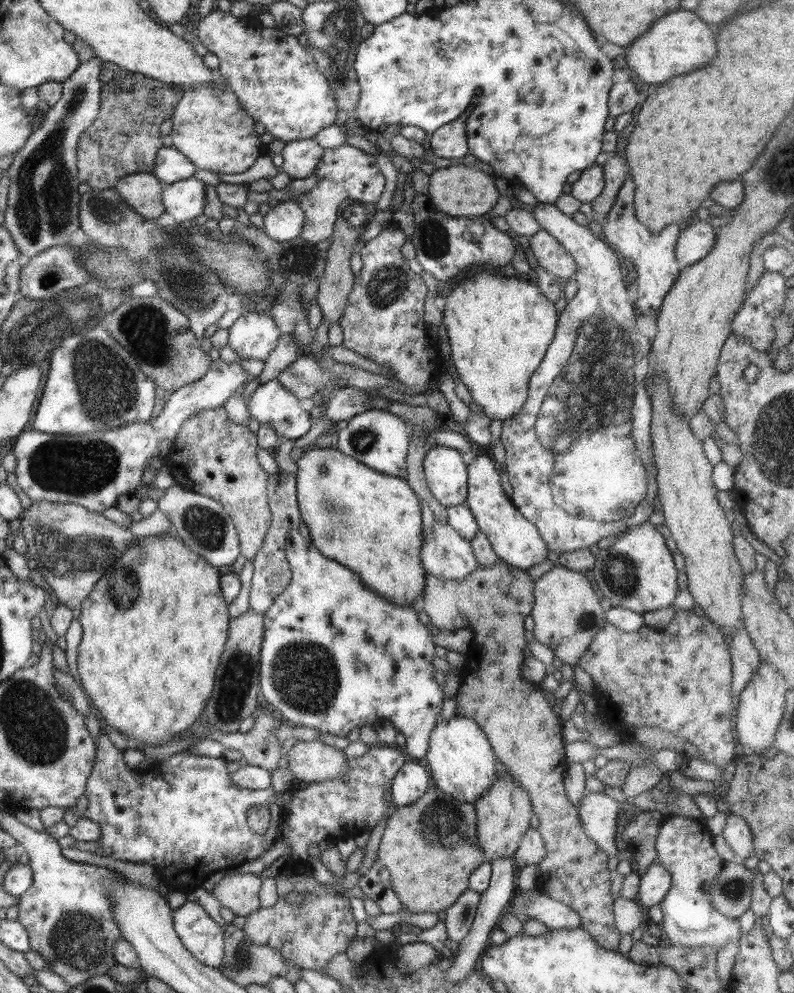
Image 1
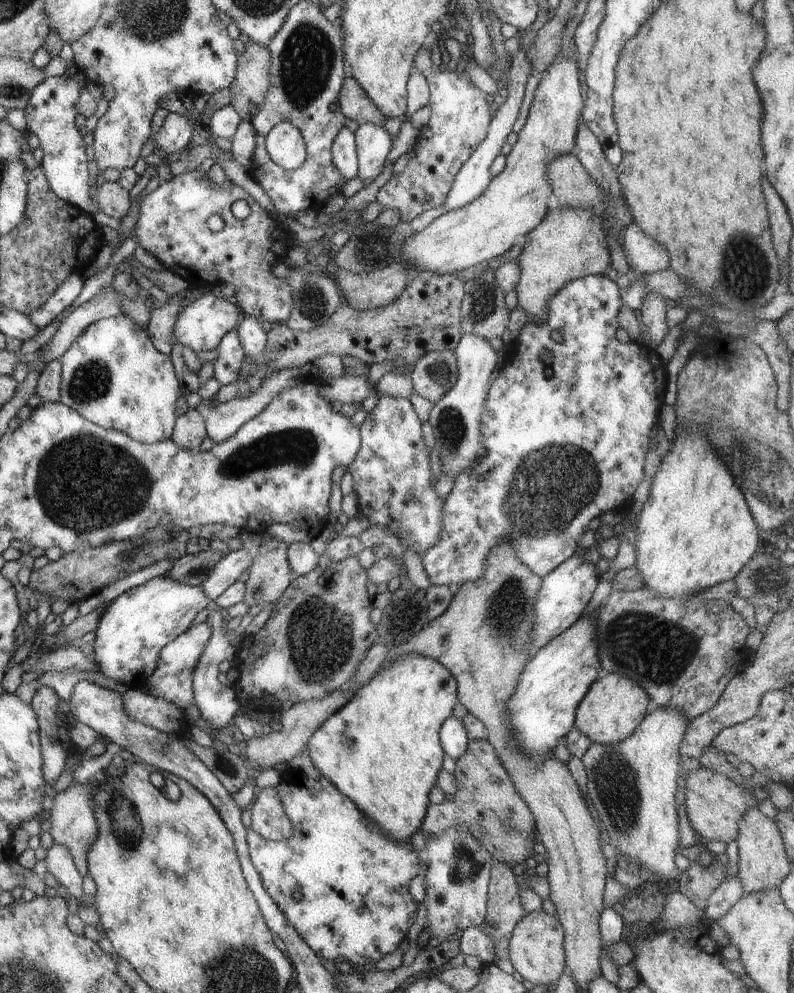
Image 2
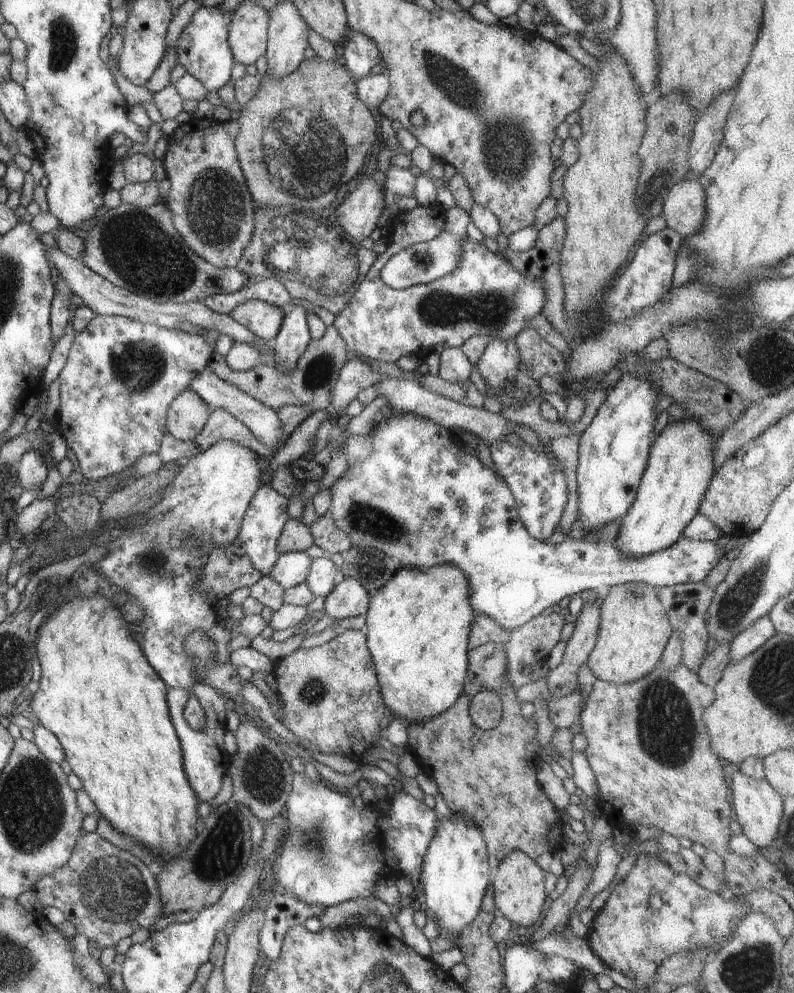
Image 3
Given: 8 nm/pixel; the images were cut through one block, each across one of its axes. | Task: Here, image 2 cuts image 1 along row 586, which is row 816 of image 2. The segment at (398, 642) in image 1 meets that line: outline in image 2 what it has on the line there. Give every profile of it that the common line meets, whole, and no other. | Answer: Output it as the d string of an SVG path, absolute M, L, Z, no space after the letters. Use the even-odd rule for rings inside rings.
M284 771L281 776L282 782L279 782L276 788L281 803L283 804L285 813L288 815L289 822L292 823L292 832L288 838L277 841L266 840L262 835L254 832L251 828L247 830L247 845L249 846L249 853L252 864L259 872L262 884L265 891L275 900L278 908L284 913L288 922L298 931L298 934L304 939L310 948L320 958L327 958L328 960L338 960L338 962L350 962L358 967L363 967L364 964L374 964L387 954L394 952L399 948L400 943L407 938L408 929L414 924L417 915L418 903L412 898L408 891L410 880L416 875L421 874L424 870L425 856L423 852L414 849L411 841L395 841L387 837L379 826L368 818L357 806L348 798L343 792L340 792L326 777L322 776L320 780L308 778L308 782L298 784L298 782L288 782L283 778L306 778L300 772Z

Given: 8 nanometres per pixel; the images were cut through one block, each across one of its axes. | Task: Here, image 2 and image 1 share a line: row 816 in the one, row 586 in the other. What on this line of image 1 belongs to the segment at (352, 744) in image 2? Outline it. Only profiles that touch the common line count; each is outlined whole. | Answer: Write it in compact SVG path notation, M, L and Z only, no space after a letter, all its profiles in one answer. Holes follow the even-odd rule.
M320 449L310 450L305 452L297 460L297 501L299 504L298 510L301 519L309 528L309 536L313 545L326 557L332 559L334 562L340 562L342 566L348 566L352 572L355 572L368 588L376 591L390 602L396 603L398 606L411 606L422 594L425 587L425 578L427 576L423 562L421 561L421 546L425 540L422 537L422 514L421 504L418 501L418 495L412 490L412 487L396 475L382 474L368 468L365 464L358 462L356 459L342 454L338 449Z

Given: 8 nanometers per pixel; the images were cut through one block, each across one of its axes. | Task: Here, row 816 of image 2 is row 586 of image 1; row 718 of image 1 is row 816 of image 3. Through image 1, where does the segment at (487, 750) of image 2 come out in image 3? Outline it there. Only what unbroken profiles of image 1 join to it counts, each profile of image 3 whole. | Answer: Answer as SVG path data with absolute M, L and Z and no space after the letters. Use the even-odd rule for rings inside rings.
M488 642L469 650L468 660L468 676L459 700L438 716L409 724L407 750L419 760L421 768L436 780L448 808L454 814L472 816L474 824L484 836L488 854L496 857L499 862L514 850L520 850L532 859L538 858L544 852L556 852L562 846L562 842L558 842L562 820L554 804L542 791L536 766L530 760L531 754L536 752L533 742L538 743L537 724L534 717L525 718L521 714L521 705L515 692L517 688L508 684L506 652L500 644ZM478 692L496 692L502 700L503 716L494 729L480 729L475 726L468 712L472 698Z

